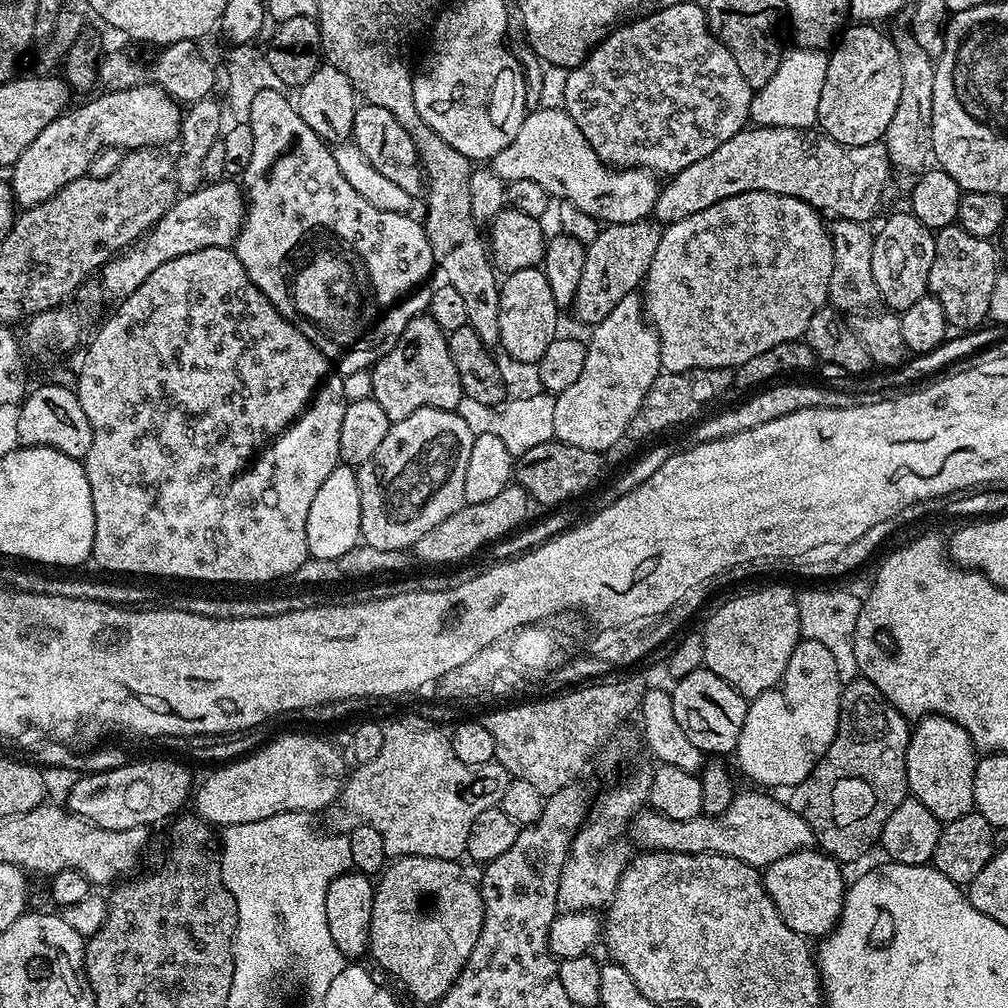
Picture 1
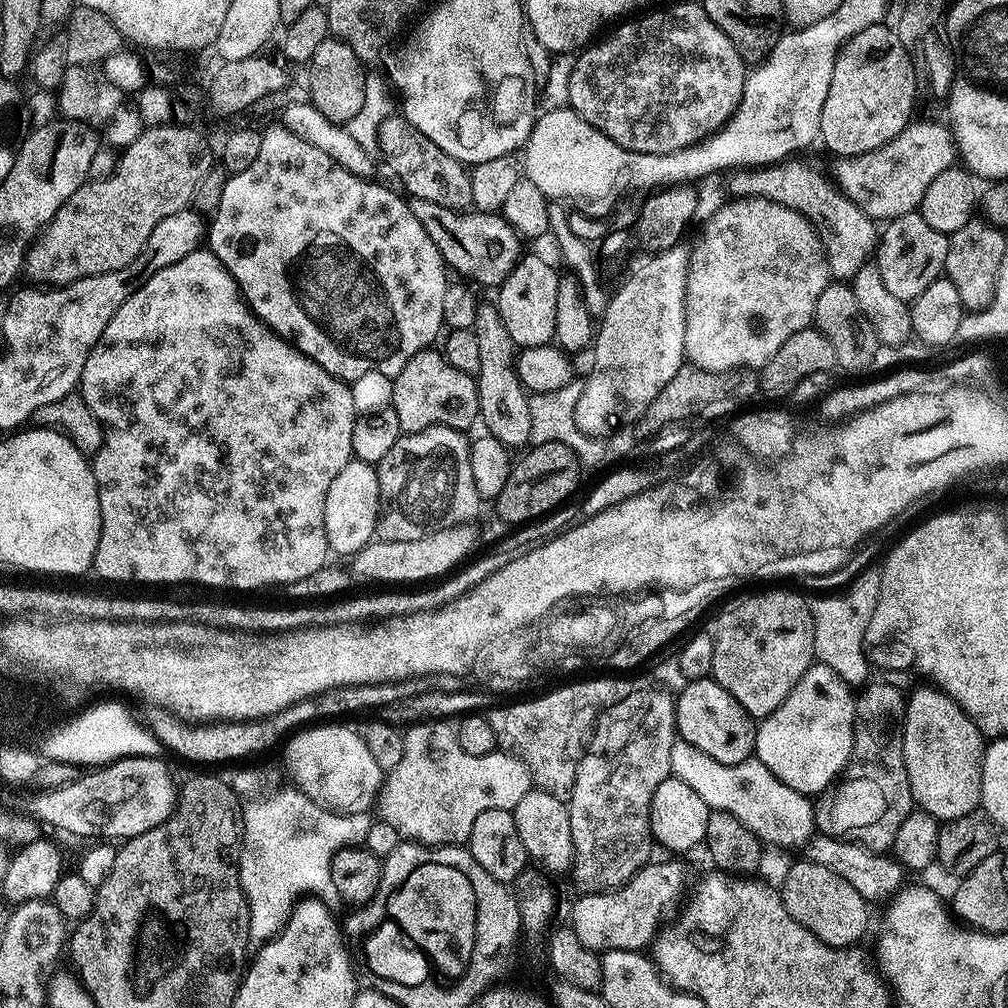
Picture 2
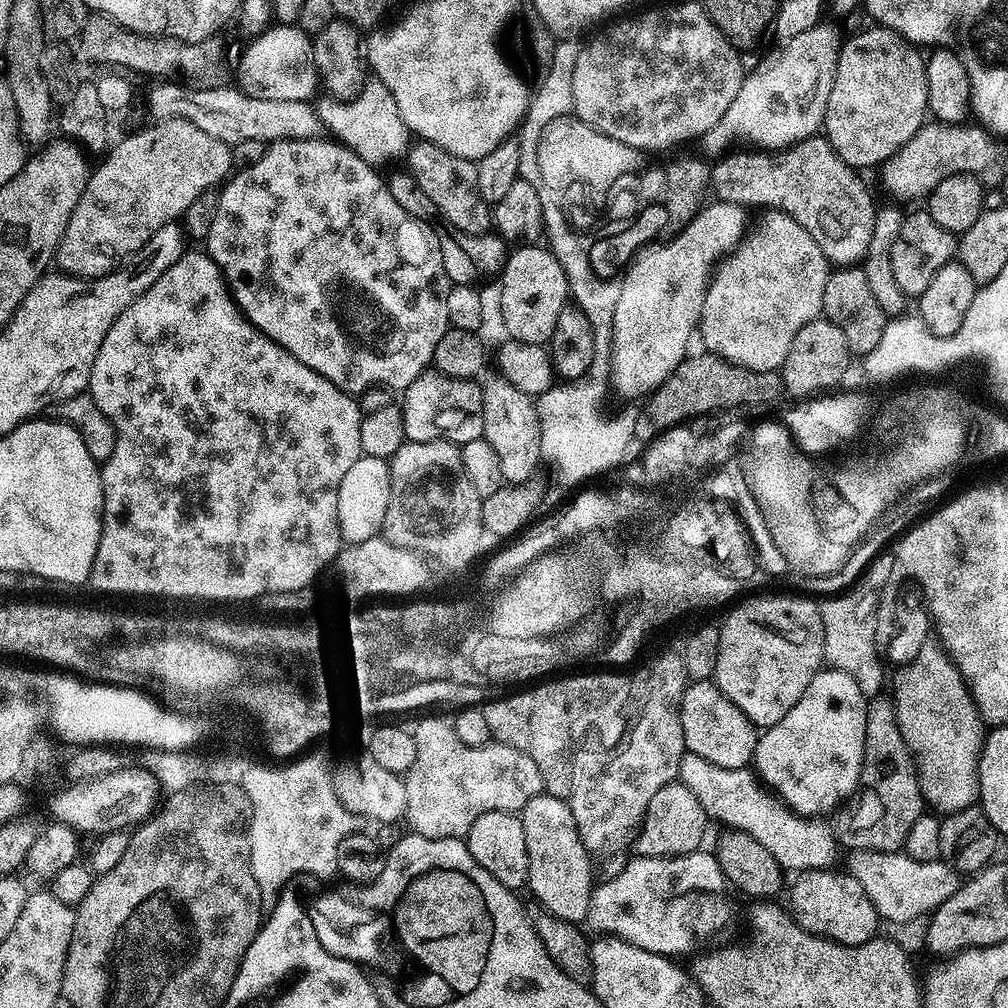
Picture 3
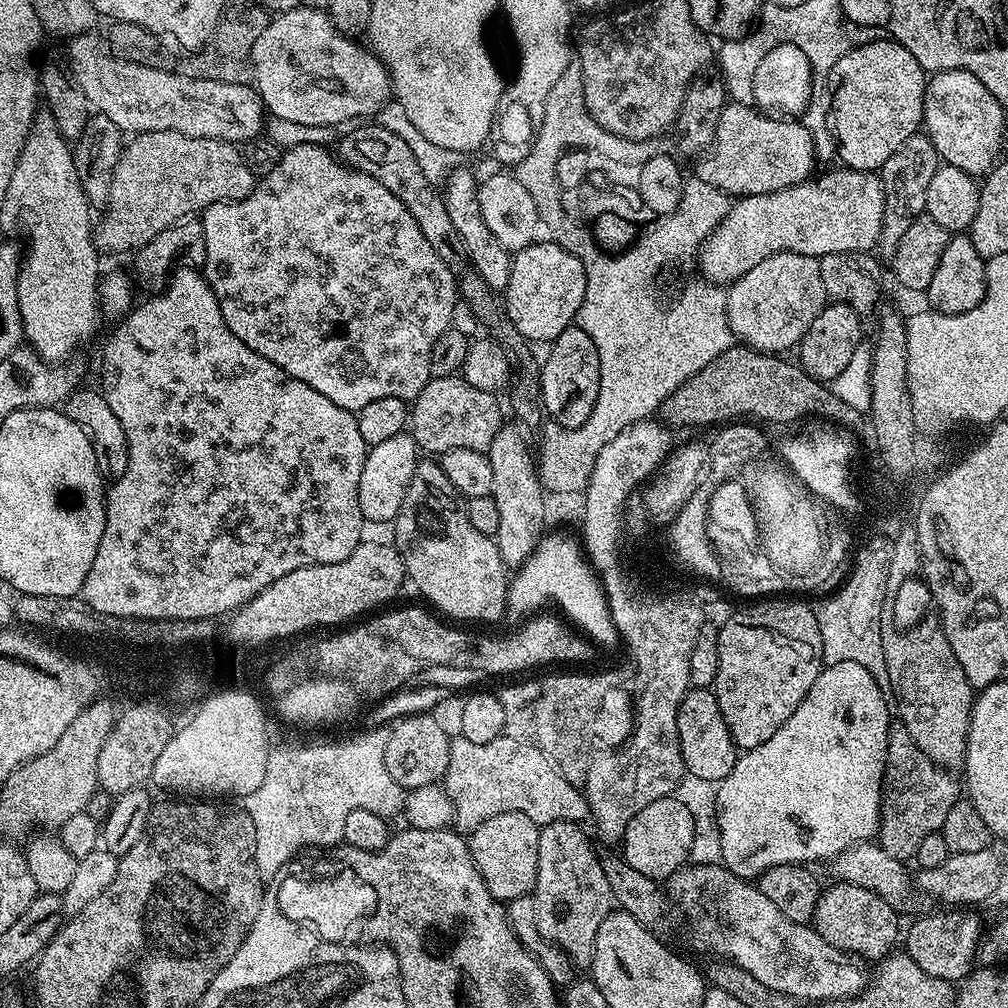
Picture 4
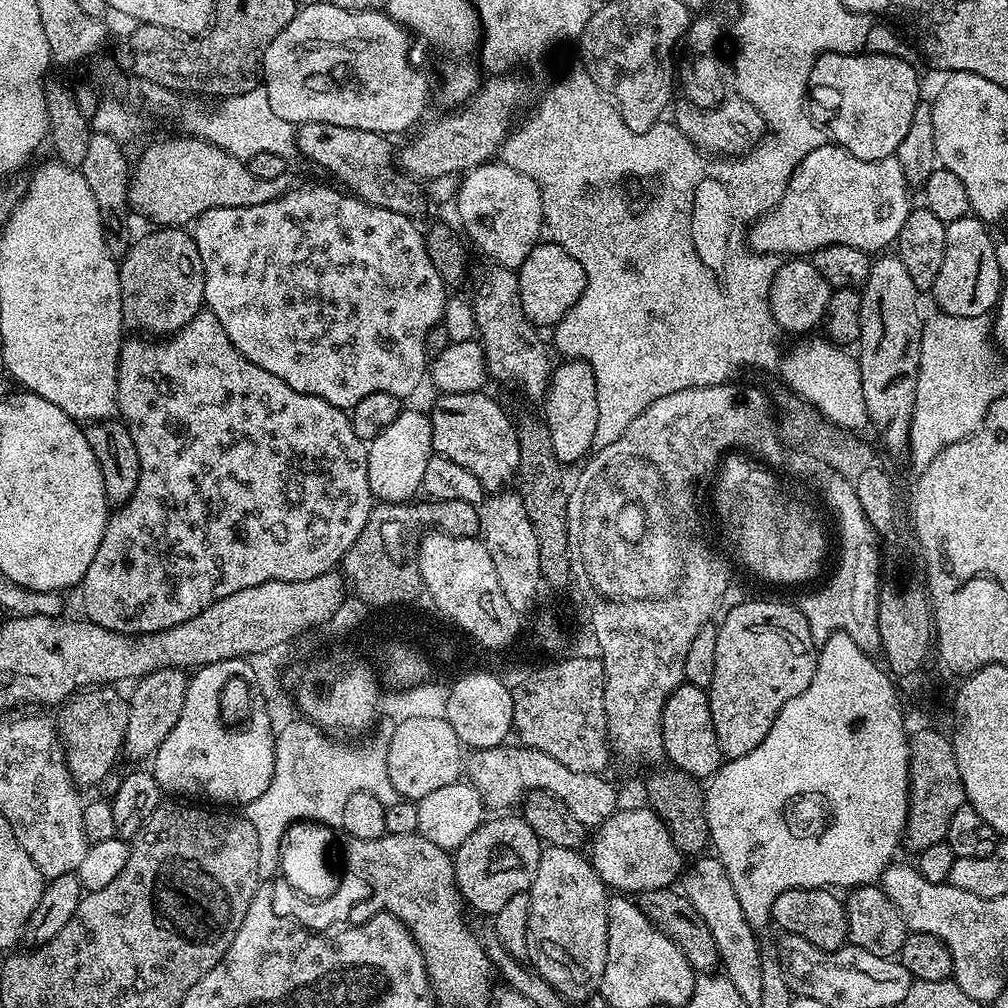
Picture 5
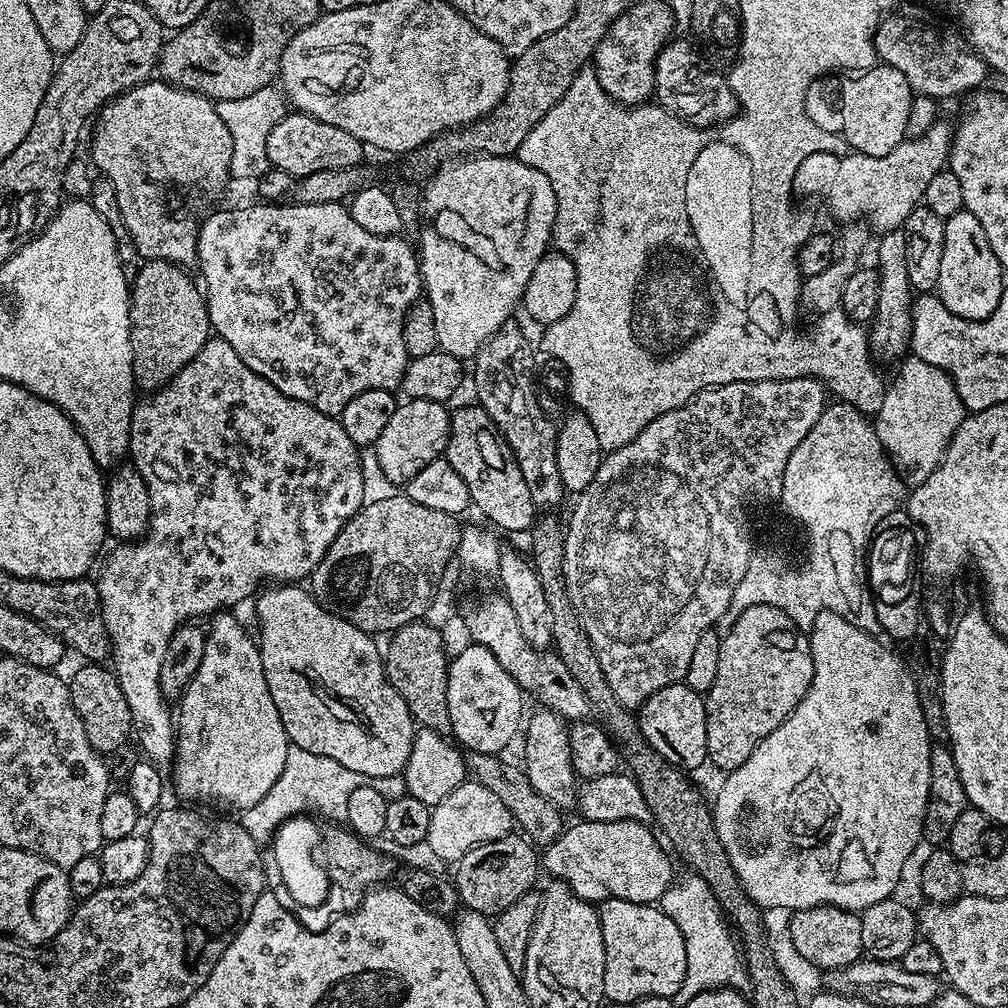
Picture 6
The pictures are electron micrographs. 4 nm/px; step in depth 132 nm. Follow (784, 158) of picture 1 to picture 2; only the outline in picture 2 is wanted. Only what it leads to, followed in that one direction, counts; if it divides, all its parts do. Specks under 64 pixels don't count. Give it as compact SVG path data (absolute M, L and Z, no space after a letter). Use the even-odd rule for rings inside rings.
M909 123L907 128L878 150L870 150L861 156L845 156L835 161L836 188L874 222L887 222L917 211L926 186L930 186L930 182L934 182L942 170L953 167L957 159L952 135L943 123L916 123Z

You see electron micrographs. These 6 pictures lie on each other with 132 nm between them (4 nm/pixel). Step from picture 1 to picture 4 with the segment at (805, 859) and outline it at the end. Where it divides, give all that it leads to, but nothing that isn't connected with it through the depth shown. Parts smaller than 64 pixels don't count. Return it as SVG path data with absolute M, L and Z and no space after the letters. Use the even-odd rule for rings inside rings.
M832 882L829 888L827 885L820 893L814 927L822 939L830 942L830 946L843 952L851 952L864 962L879 962L897 947L902 924L900 928L896 916L897 909L891 908L877 892L871 892L862 886Z

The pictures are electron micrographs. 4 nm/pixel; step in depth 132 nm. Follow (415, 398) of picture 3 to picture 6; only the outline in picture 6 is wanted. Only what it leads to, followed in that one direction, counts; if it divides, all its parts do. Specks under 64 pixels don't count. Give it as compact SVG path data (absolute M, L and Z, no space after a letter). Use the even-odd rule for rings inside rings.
M473 406L451 413L446 458L450 466L458 470L462 482L466 482L472 504L488 515L490 523L497 524L504 532L527 533L531 529L537 519L538 509L530 498L526 478L522 478L522 470L518 470L518 462L510 446L484 408Z

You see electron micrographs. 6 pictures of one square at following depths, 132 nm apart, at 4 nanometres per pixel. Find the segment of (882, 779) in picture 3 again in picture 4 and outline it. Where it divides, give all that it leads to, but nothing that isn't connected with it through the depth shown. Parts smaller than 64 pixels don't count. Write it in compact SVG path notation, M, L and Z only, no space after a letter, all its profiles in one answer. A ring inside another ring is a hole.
M903 726L889 728L878 833L878 843L884 847L886 854L905 862L911 861L923 840L943 829L950 806L954 806L962 796L961 785L958 780L956 785L952 776L955 775L951 771L941 768L919 749Z

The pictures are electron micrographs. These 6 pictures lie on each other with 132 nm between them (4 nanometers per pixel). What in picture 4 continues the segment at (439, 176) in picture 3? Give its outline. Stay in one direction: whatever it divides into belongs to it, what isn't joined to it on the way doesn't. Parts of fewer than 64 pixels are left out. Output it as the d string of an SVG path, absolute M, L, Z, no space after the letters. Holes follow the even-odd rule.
M467 167L454 168L449 174L442 188L446 214L450 214L450 222L454 222L454 230L464 240L464 247L468 250L467 263L471 271L476 272L486 280L493 290L503 290L510 282L512 269L512 256L504 249L505 241L492 231L491 227L482 218L482 210L478 202L478 179L472 172L467 172Z

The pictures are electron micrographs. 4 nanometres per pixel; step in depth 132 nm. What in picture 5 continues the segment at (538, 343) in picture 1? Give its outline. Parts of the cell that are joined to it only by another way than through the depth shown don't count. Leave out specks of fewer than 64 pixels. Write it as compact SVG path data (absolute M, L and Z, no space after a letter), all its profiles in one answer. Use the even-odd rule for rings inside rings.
M551 242L537 243L535 248L527 249L526 255L528 257L518 267L522 310L537 329L551 329L575 306L578 298L582 298L586 290L586 270L582 270L578 258L566 254L562 246Z

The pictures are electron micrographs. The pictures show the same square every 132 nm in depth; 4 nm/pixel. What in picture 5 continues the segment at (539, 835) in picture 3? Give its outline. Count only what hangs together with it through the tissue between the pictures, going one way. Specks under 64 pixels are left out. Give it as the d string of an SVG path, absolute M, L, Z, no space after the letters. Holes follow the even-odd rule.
M545 847L540 854L538 874L530 889L528 934L534 941L536 963L534 968L545 982L569 1002L585 1001L599 989L600 979L606 970L608 949L609 889L592 869L587 855L579 856L576 848Z

